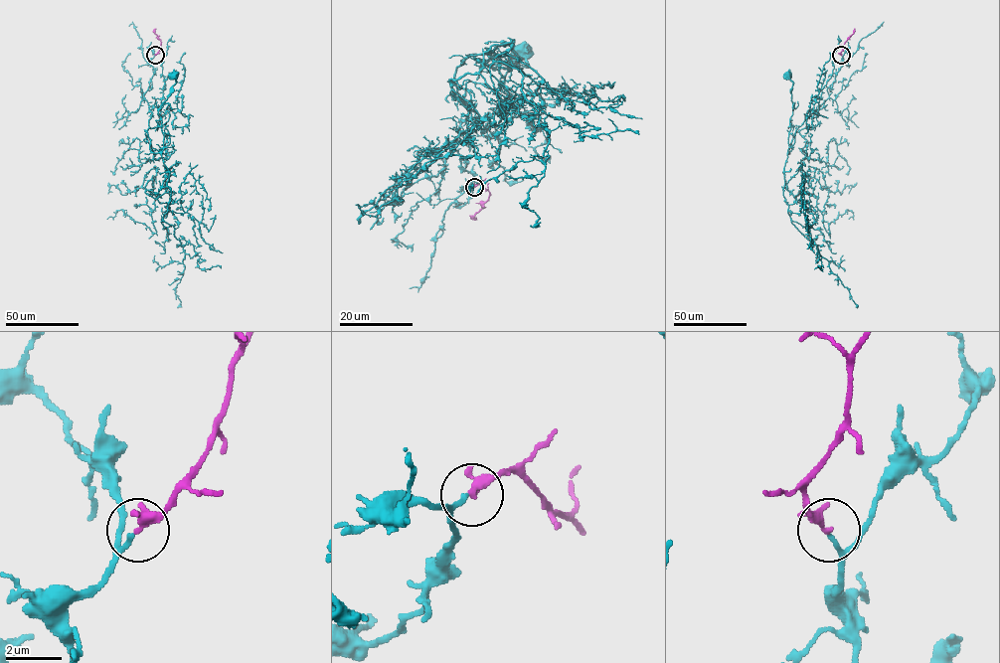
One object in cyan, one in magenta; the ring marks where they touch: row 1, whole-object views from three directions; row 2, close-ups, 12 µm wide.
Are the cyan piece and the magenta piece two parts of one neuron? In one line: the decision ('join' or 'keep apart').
join

